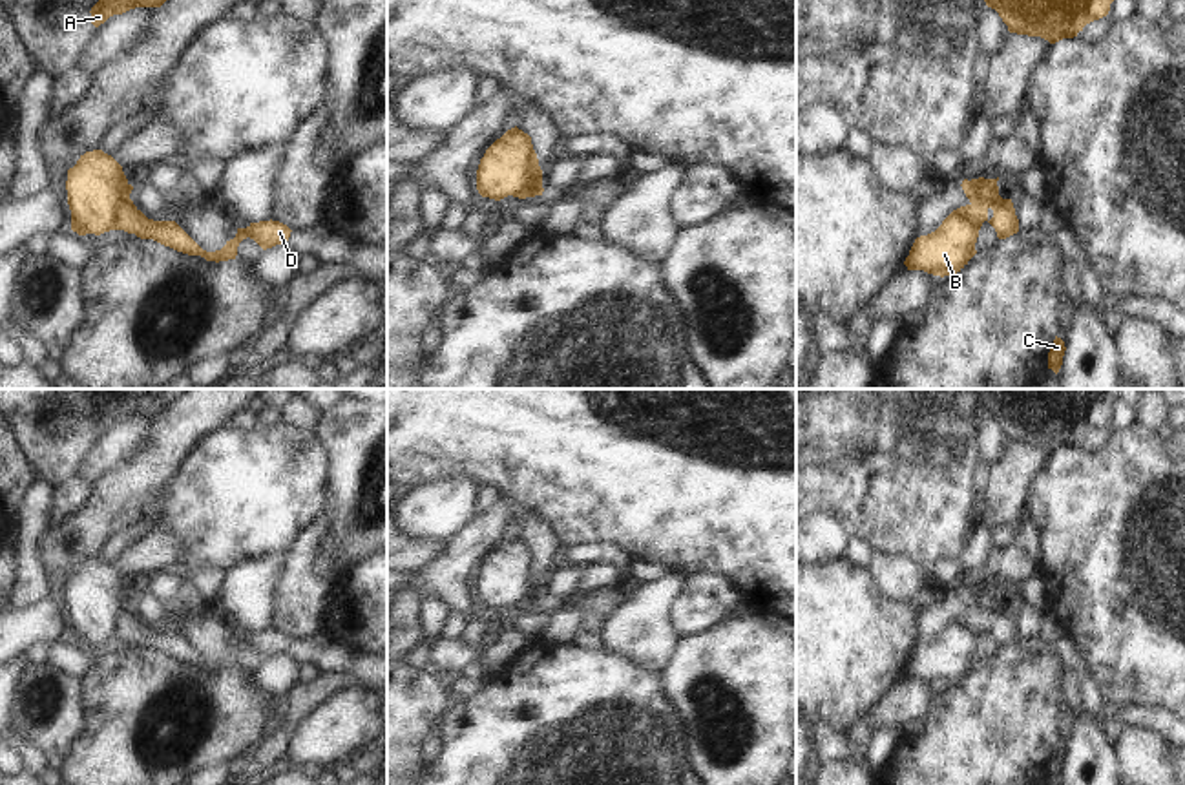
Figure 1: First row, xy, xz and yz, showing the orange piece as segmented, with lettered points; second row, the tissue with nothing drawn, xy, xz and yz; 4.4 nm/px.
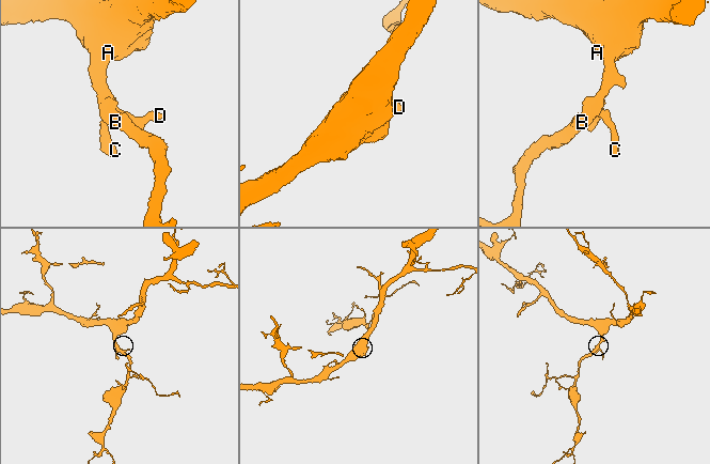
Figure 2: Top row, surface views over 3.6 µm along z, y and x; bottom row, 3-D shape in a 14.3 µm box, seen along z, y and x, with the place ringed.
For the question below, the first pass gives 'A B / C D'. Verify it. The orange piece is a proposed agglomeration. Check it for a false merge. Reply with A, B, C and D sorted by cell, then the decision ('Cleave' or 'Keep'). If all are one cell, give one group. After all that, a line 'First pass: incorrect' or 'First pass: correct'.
Groups: A B / C D. Cleave
First pass: correct

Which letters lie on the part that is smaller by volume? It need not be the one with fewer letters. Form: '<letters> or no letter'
C, D

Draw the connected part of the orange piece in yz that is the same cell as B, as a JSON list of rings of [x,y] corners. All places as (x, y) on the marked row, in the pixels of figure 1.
[[[999,177],[964,179],[960,186],[970,203],[953,210],[935,232],[915,239],[904,261],[907,270],[924,270],[940,277],[960,272],[977,254],[975,243],[984,223],[977,204],[1002,199],[997,181]]]

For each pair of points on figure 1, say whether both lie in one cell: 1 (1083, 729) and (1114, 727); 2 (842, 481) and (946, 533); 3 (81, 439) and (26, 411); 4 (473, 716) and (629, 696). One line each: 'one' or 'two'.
1: two
2: one
3: one
4: one

